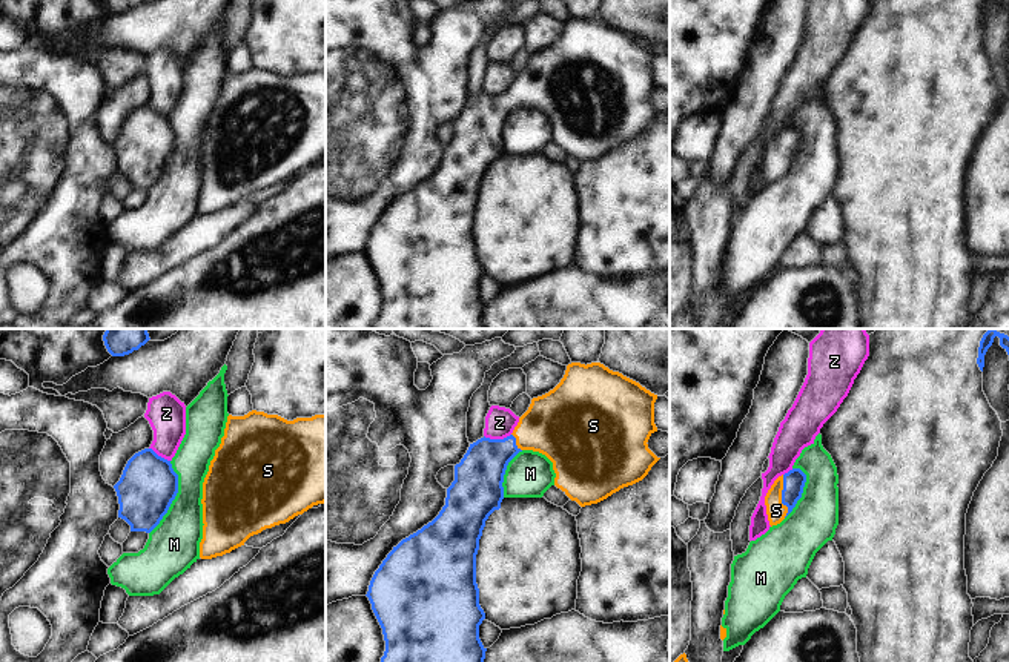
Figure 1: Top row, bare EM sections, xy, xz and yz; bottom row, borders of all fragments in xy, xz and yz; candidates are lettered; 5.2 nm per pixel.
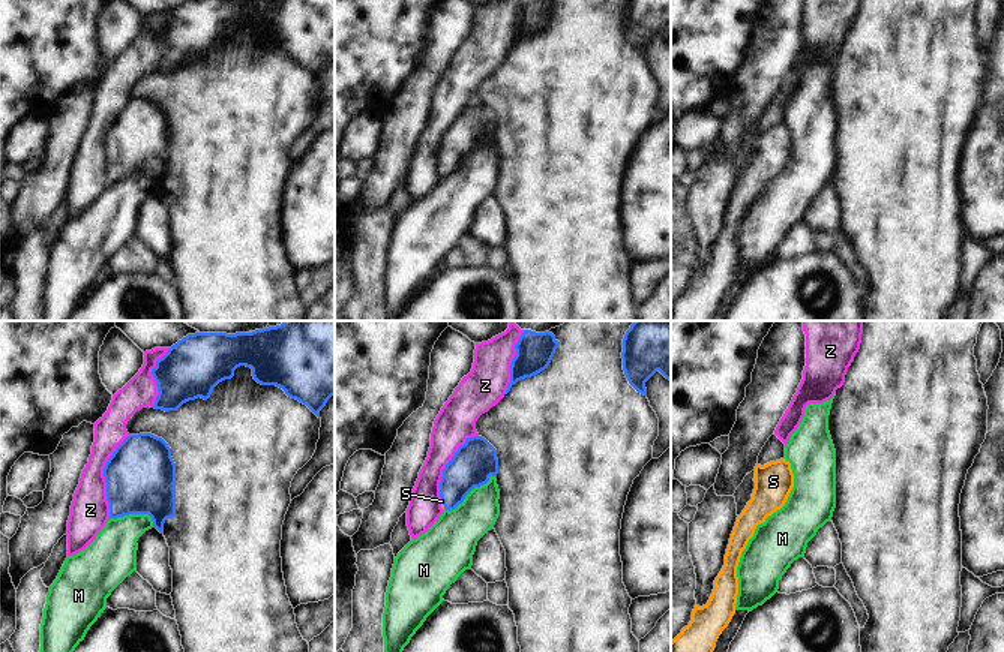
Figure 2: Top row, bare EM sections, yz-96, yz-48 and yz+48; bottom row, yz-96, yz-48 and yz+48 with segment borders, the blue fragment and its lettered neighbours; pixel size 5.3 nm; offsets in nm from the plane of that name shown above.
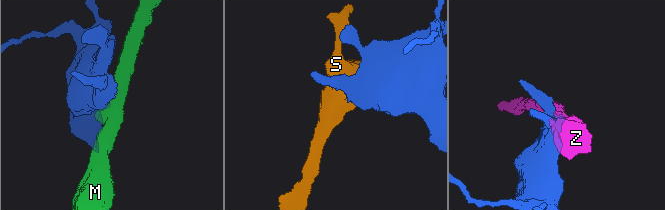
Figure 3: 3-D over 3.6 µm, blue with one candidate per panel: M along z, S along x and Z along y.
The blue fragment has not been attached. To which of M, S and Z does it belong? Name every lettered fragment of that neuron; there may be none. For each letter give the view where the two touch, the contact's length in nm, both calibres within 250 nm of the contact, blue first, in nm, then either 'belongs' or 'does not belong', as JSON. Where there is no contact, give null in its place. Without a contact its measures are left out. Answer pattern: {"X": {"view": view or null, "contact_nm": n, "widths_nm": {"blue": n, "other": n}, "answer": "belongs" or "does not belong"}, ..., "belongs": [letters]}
{"M": {"view": "xy", "contact_nm": 400, "widths_nm": {"blue": 300, "other": 280}, "answer": "does not belong"}, "S": {"view": "yz", "contact_nm": 220, "widths_nm": {"blue": 110, "other": 100}, "answer": "belongs"}, "Z": {"view": "xz", "contact_nm": 140, "widths_nm": {"blue": 260, "other": 160}, "answer": "does not belong"}, "belongs": ["S"]}

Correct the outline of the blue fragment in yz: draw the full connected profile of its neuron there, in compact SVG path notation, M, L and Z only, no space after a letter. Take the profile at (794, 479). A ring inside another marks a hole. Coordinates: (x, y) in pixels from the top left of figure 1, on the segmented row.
M792 468L779 476L765 496L769 525L780 524L802 498L806 475L800 468Z

